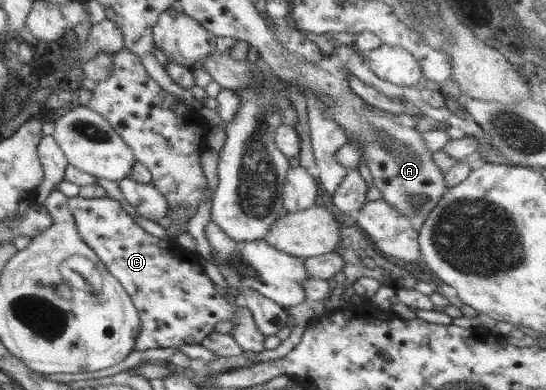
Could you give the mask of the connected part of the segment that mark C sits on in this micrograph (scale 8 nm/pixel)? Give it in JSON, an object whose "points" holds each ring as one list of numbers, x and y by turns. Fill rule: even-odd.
{"points":[[77,195,68,198,68,206,82,240,99,256,99,259,107,266,109,273,112,273,121,282,125,291,134,301,141,320,135,351,174,348,180,346,181,341,185,341,185,344,199,344,215,329,215,324,232,317,236,324,235,329,229,334,233,336,241,349,257,354,264,350,266,337,257,329,251,310,247,309,241,300,236,300,235,304,231,304,225,300,225,296,217,293,215,282,205,274,204,266,199,262,195,252,181,248,172,240,166,241,149,234,133,220,134,217,121,208,121,204,117,200,109,198,109,195,91,199]]}

